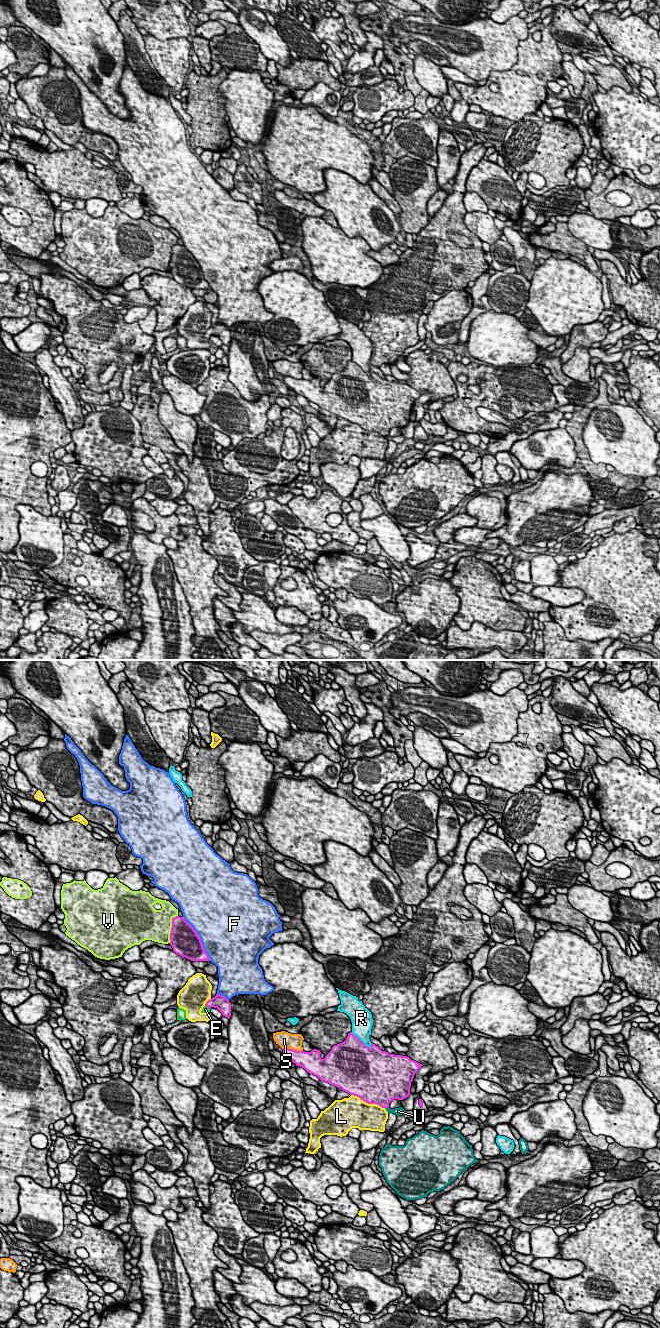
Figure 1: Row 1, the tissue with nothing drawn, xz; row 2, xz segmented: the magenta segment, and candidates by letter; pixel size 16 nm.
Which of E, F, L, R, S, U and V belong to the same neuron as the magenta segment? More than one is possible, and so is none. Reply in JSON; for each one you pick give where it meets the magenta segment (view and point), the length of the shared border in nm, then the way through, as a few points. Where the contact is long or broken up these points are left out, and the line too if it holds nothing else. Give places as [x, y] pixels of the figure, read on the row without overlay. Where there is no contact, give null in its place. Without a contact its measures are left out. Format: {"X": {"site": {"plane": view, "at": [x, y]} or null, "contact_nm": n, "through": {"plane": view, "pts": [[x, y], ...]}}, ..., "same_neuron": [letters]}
{"E": {"site": {"plane": "xz", "at": [207, 334]}, "contact_nm": 110, "through": {"plane": "xz", "pts": [[220, 330], [212, 330], [207, 334], [205, 337]]}}, "same_neuron": ["E"]}

